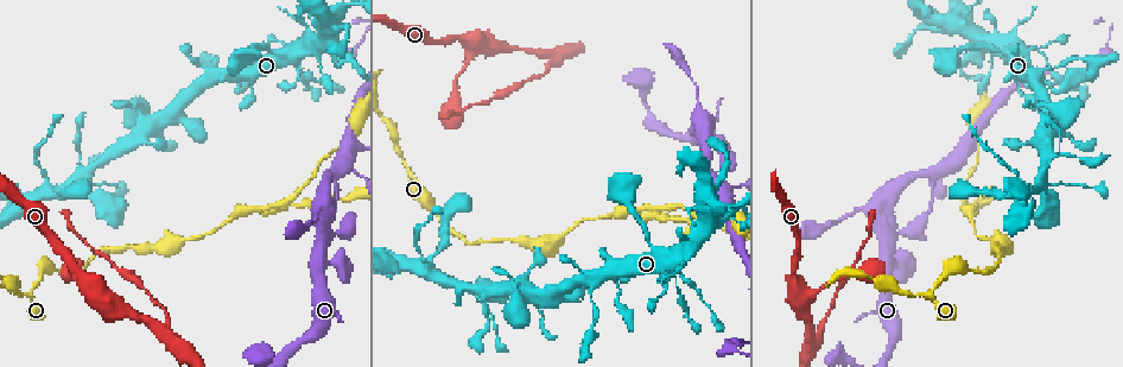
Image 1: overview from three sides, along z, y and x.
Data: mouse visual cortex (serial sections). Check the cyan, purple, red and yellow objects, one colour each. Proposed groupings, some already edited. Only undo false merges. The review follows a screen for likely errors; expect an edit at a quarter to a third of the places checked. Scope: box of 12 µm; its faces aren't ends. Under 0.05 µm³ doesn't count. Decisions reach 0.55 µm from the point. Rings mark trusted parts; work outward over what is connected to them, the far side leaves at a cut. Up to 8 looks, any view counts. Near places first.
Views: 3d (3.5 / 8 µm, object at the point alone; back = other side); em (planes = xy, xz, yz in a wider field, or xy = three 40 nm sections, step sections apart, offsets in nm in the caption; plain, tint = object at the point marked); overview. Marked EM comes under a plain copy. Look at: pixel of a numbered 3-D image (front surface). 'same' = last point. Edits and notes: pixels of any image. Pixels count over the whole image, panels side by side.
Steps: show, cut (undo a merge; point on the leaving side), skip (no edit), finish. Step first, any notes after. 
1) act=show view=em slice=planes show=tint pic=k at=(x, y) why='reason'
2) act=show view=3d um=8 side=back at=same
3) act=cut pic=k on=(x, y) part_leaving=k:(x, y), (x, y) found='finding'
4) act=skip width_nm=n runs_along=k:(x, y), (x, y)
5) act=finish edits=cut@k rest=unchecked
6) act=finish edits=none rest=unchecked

act=show view=em slice=xy step=1 show=tint pic=1 at=(82, 172) why='four or more arms meet'

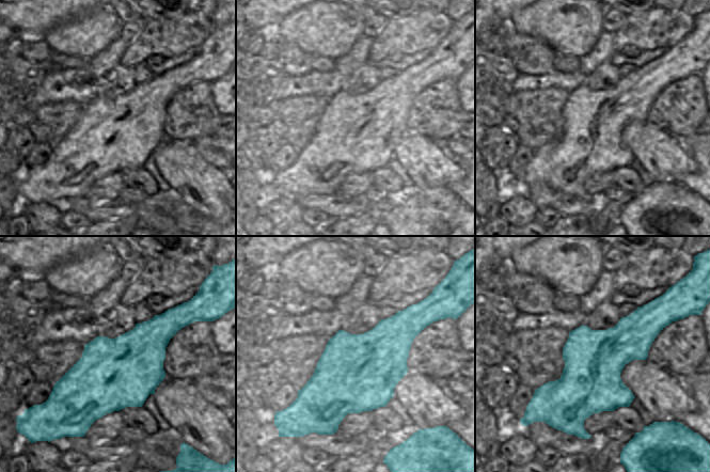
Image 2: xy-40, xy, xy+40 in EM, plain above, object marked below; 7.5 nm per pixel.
act=show view=3d um=3.5 at=same

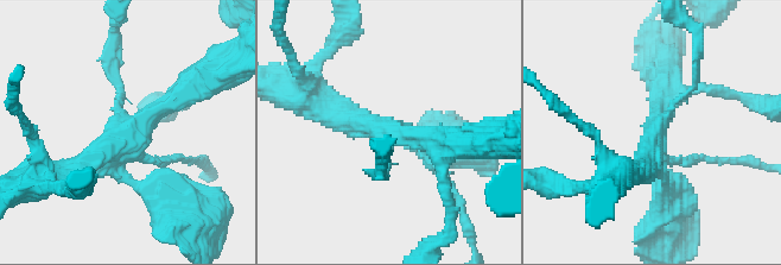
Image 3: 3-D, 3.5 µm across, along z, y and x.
act=skip found='continuous, no second cell'

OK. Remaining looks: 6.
act=show view=3d um=3.5 pic=1 at=(655, 206) why='three-way junction'

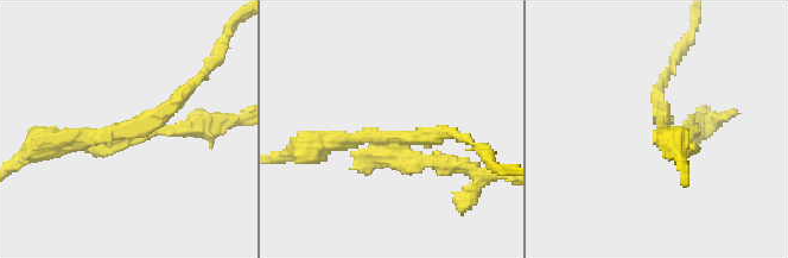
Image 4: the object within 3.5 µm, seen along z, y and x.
act=show view=em slice=planes show=tint pic=4 at=(384, 136)

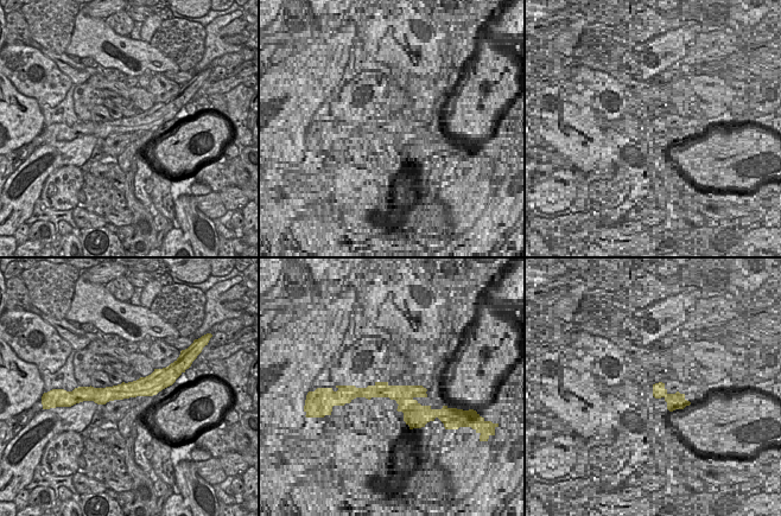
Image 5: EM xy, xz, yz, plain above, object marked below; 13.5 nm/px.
act=cut pic=4 on=(180, 126) part_leaving=4:(389, 144), (404, 159), (491, 175) found='a second cell is stuck on'

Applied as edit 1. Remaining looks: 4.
act=show view=overview

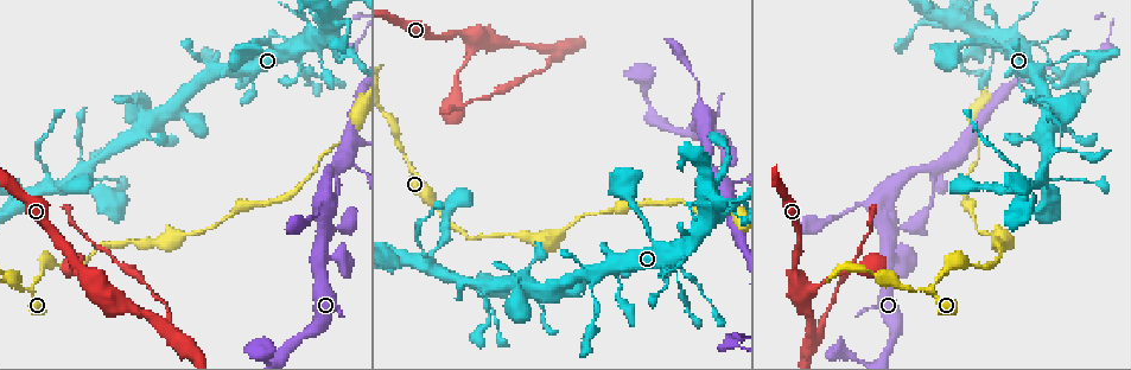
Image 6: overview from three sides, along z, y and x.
act=show view=3d um=8 pic=6 at=(171, 333)

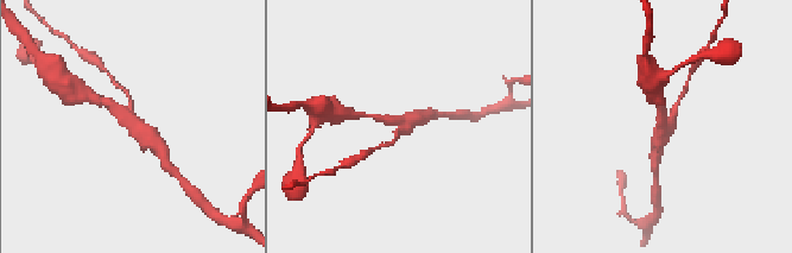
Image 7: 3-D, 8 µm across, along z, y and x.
act=show view=3d um=3.5 pic=7 at=(400, 124)

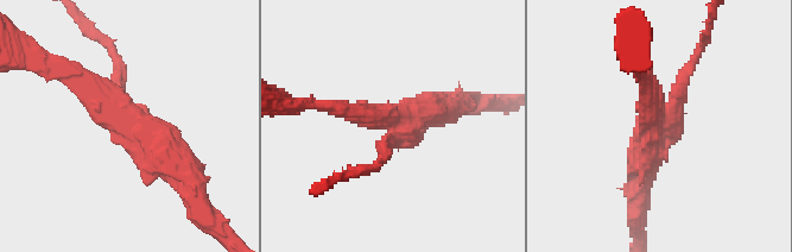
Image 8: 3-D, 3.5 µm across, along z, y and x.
act=show view=em slice=xy step=2 show=tint pic=8 at=(390, 118)

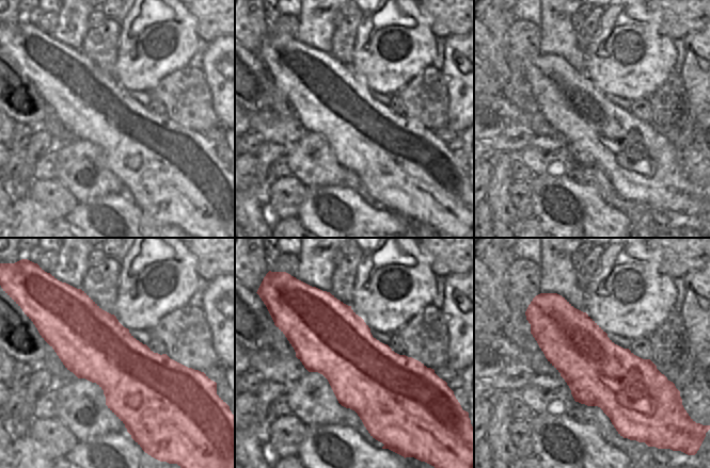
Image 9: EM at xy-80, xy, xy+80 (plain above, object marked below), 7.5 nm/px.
act=cut pic=8 on=(689, 70) arm_widths_nm=200,250,450 part_leaving=8:(667, 114), (710, 26) found='a second cell is stuck on'

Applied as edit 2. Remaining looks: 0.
act=finish edits=cut@4,cut@8 rest=unchecked

